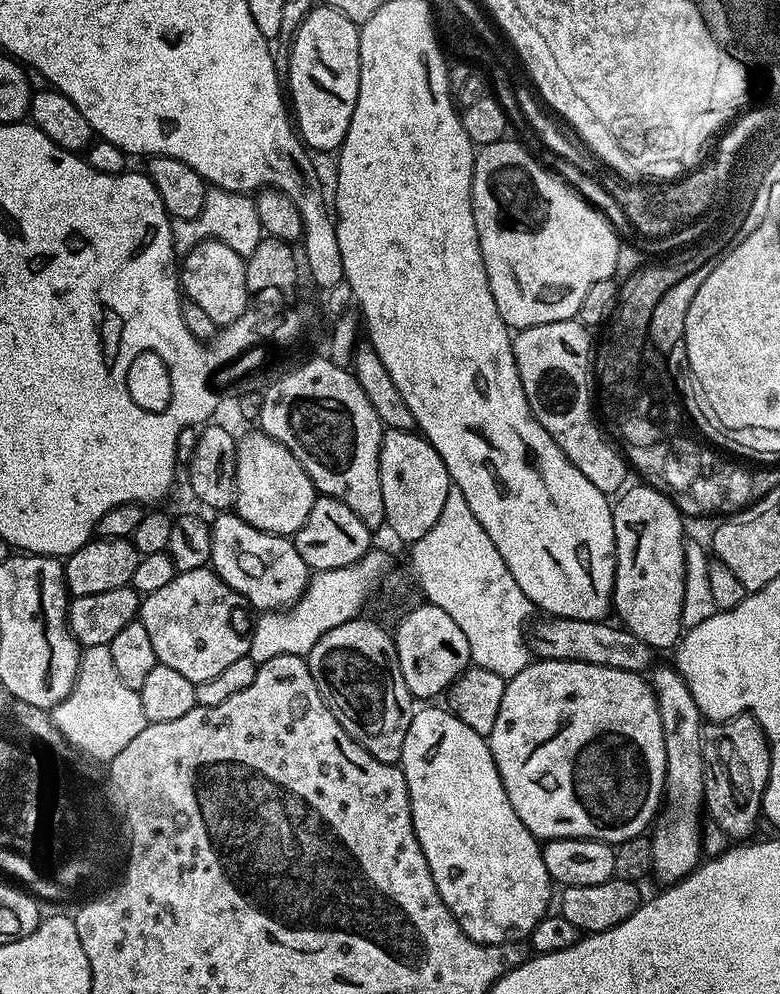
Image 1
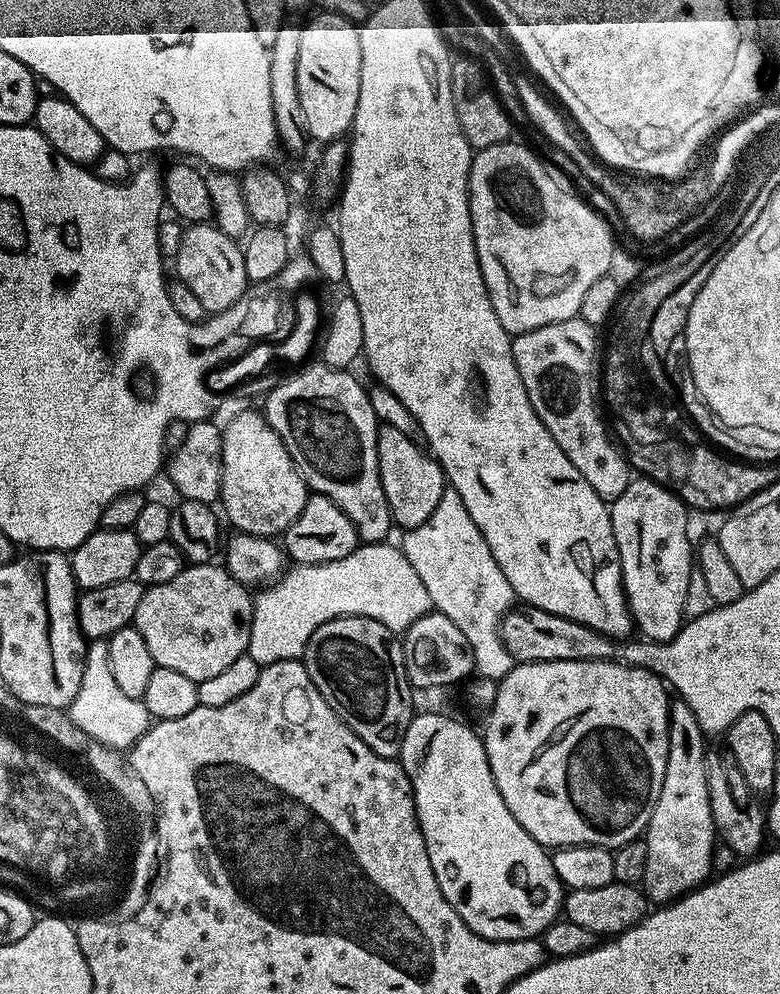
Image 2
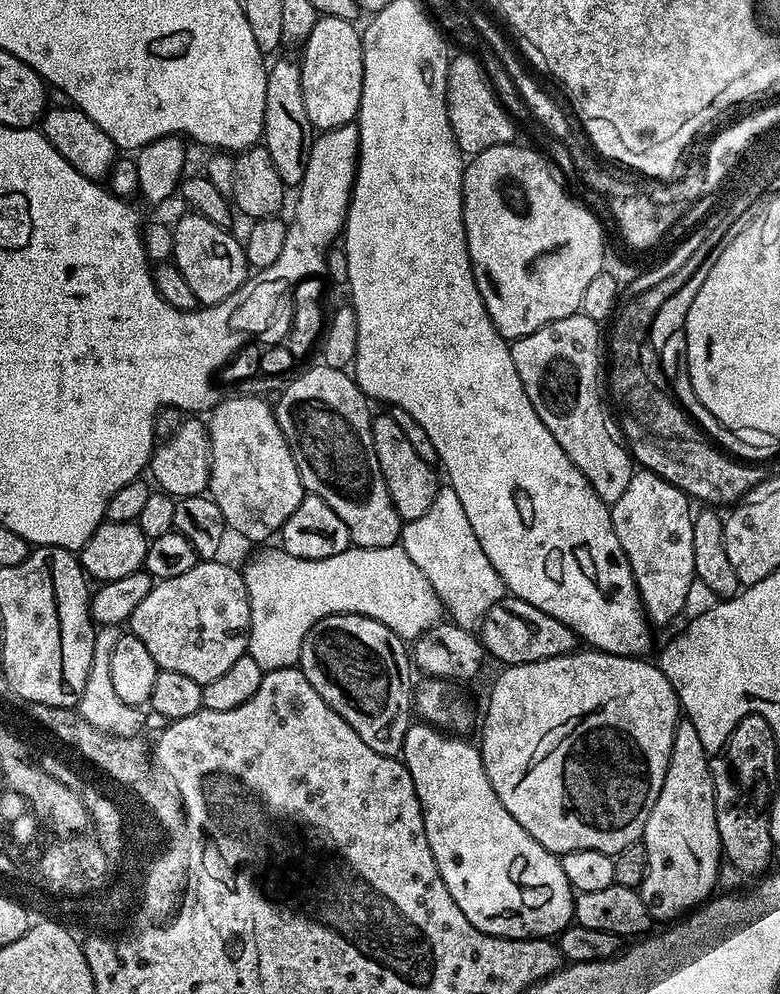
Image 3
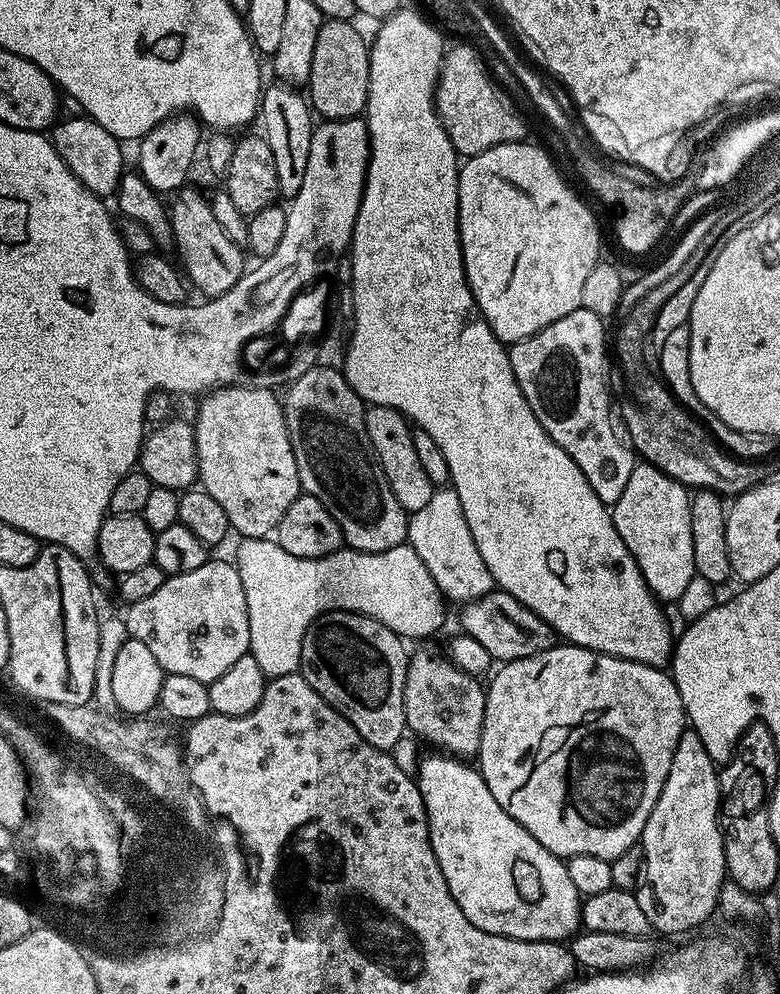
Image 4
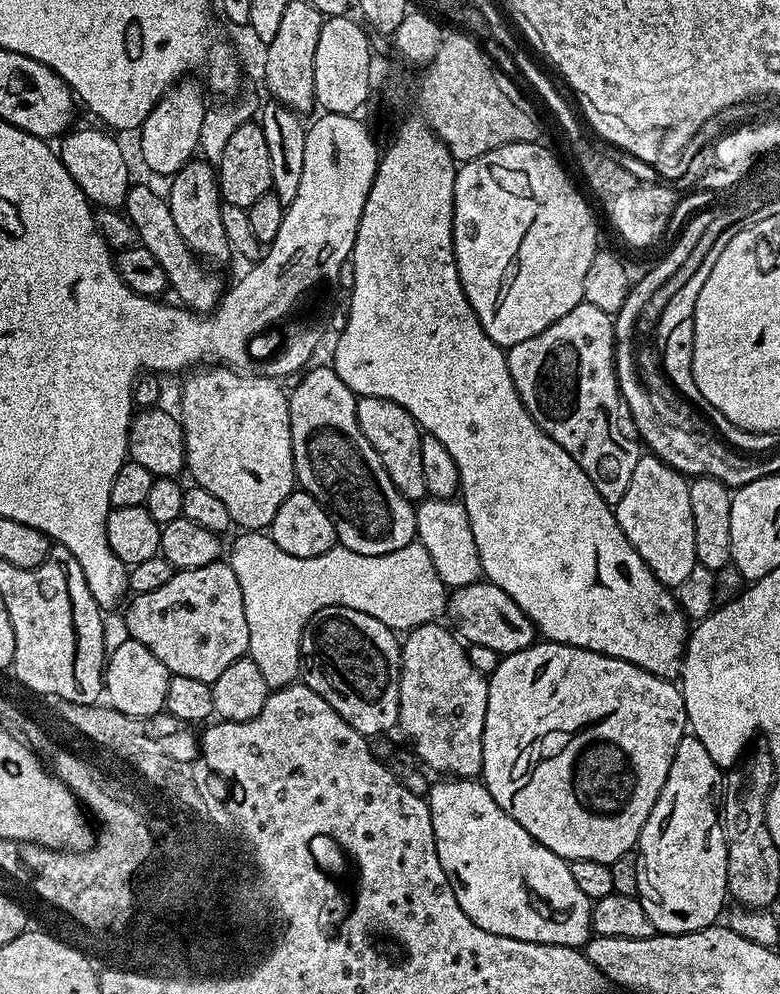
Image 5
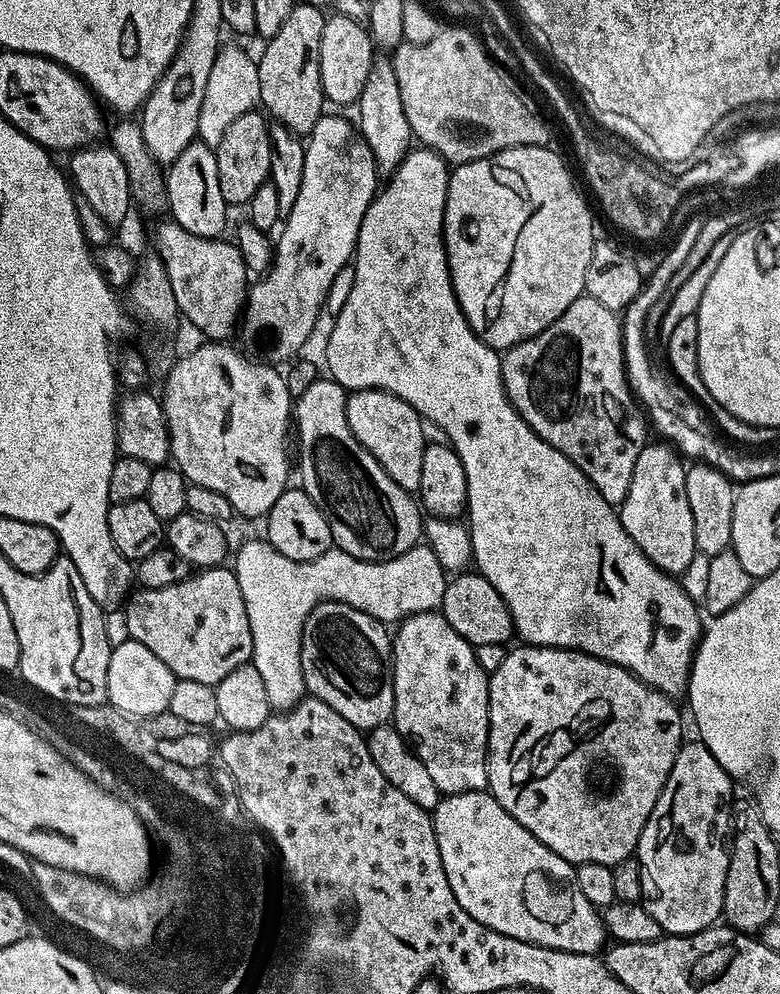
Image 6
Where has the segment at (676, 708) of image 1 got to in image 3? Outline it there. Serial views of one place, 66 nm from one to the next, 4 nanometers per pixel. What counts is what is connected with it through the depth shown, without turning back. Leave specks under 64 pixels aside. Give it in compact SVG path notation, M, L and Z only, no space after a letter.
M686 718L681 719L676 725L674 746L670 750L666 778L662 782L658 802L654 802L654 810L650 810L650 818L646 818L642 843L646 846L648 865L638 891L642 902L646 902L646 910L652 915L653 921L675 922L699 908L717 891L716 879L722 861L722 849L716 821L710 753L704 749L698 739L698 733L694 731L694 726Z

